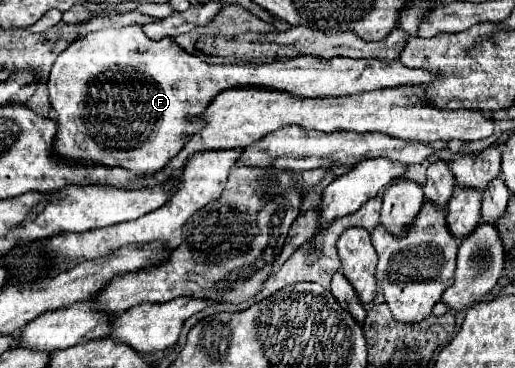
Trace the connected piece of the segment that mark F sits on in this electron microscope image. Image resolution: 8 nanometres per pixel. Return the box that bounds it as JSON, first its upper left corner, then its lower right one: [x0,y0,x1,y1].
[47,25,433,175]

